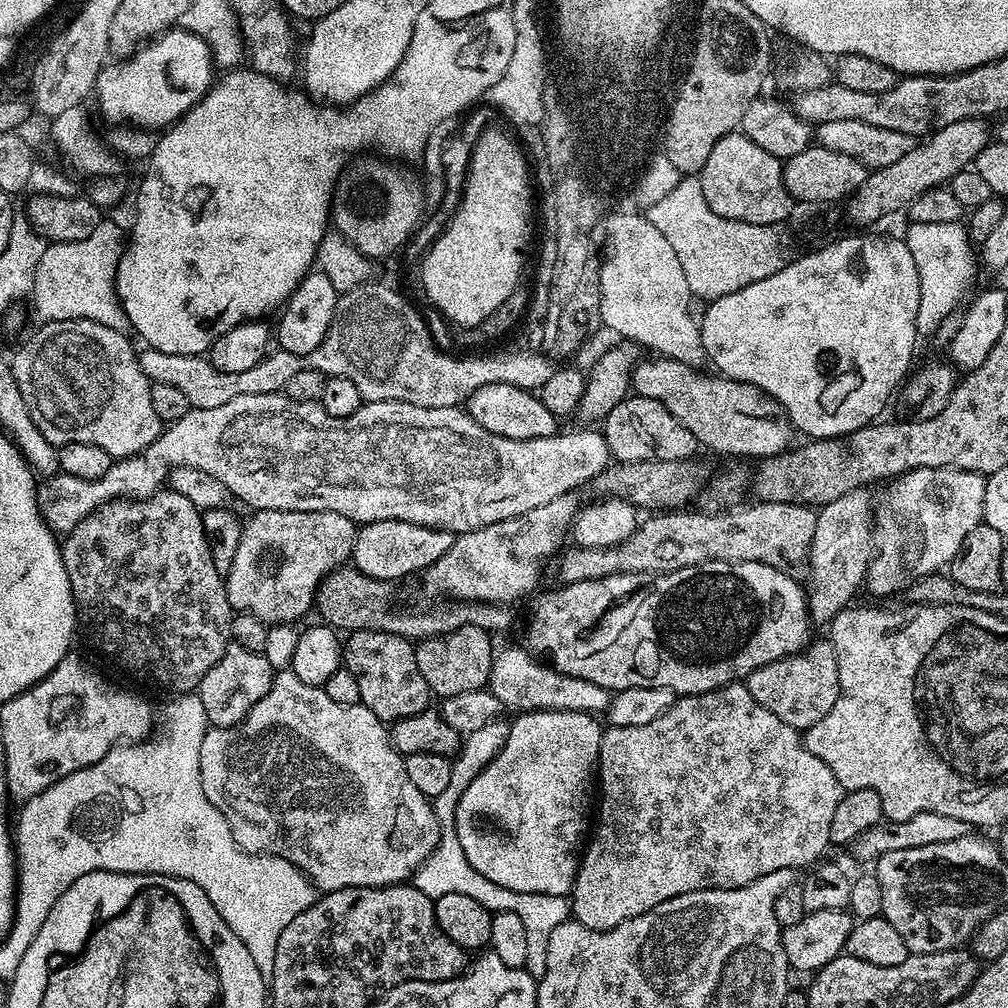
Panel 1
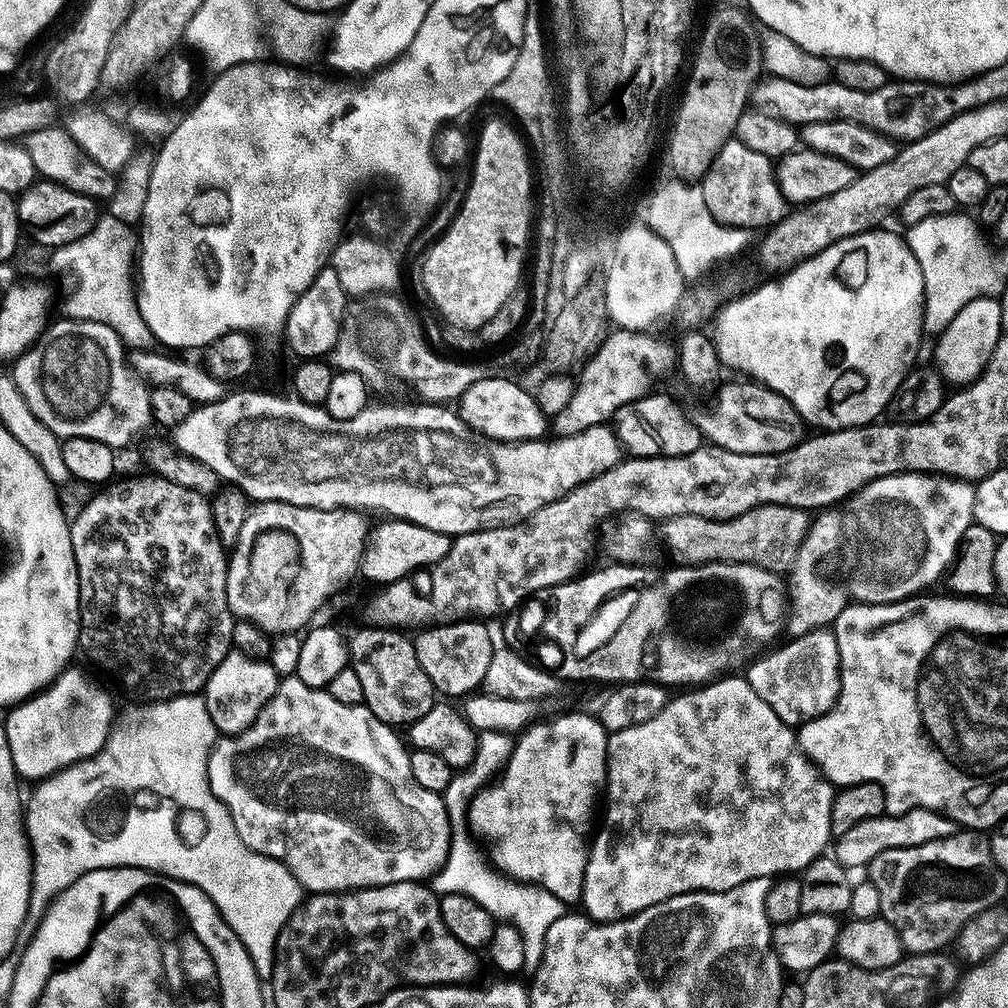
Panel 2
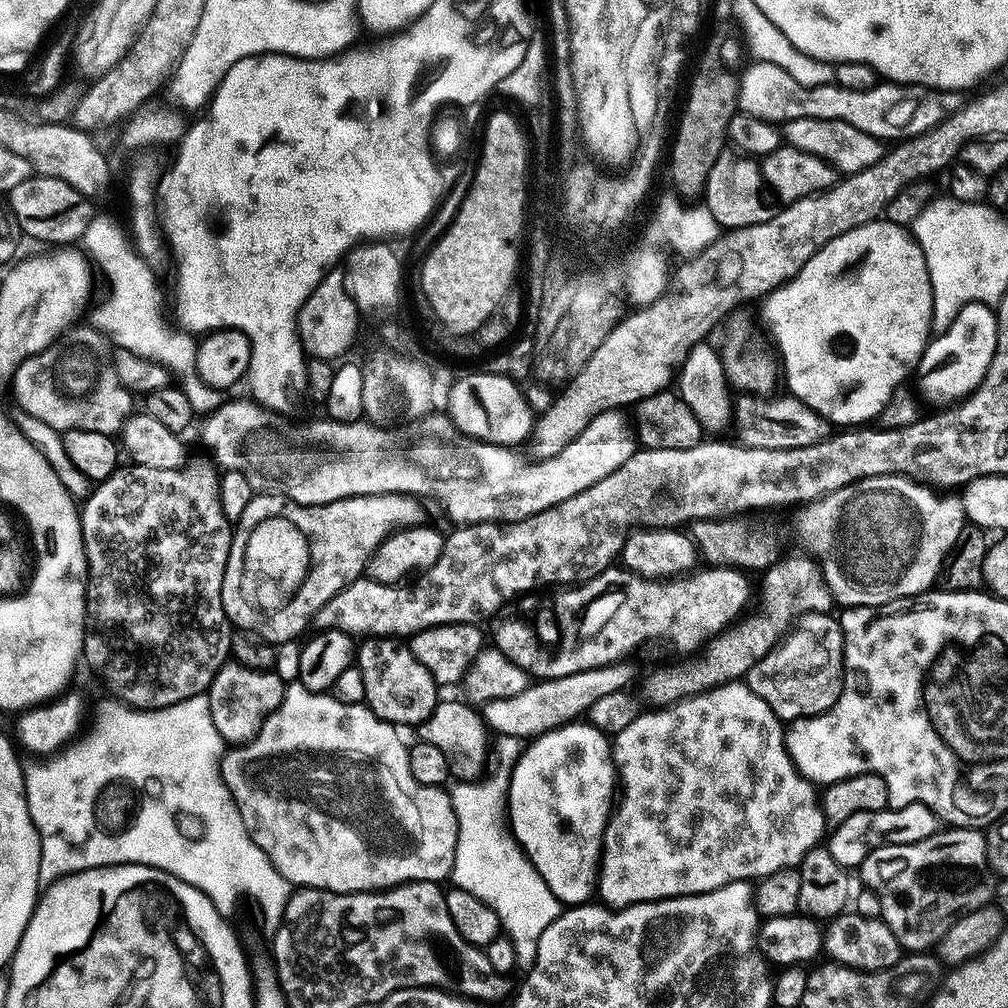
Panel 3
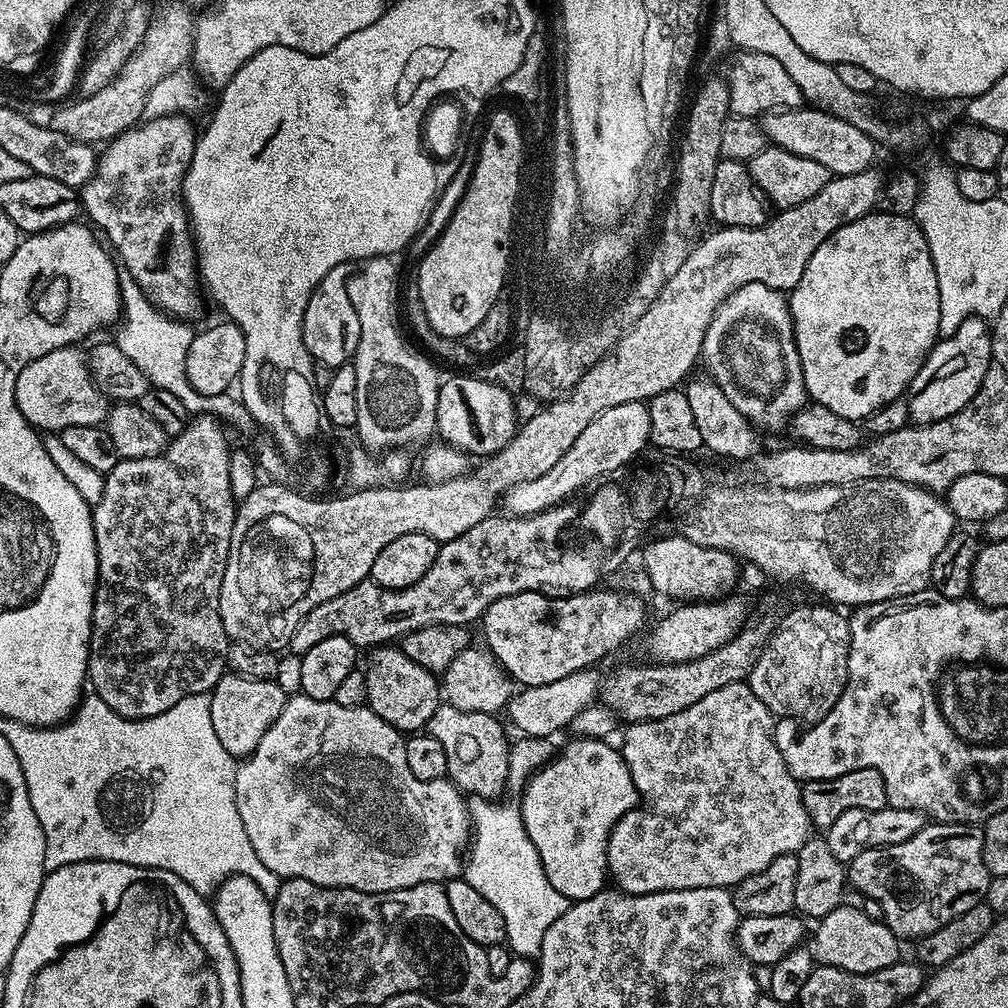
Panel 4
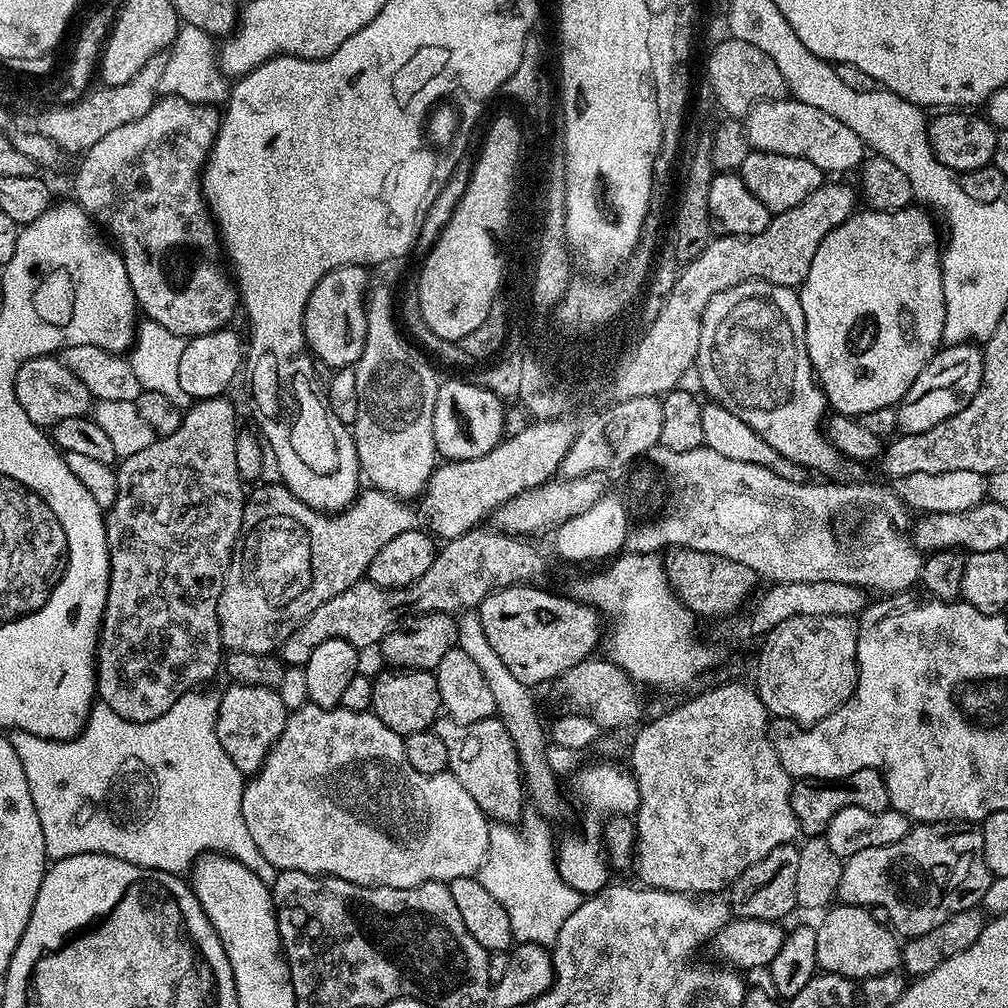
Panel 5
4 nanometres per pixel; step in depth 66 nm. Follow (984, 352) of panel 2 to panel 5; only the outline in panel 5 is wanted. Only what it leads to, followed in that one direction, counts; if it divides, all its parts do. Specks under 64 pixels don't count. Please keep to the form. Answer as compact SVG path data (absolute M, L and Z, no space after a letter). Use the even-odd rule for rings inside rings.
M975 343L950 344L941 347L936 355L928 361L922 374L918 374L918 378L914 378L910 390L906 390L906 394L899 404L895 405L897 429L903 435L909 436L910 434L922 434L922 430L930 430L934 426L938 426L938 422L946 422L946 418L958 414L958 410L962 410L970 402L970 398L974 398L974 394L982 383L983 373L984 353Z

